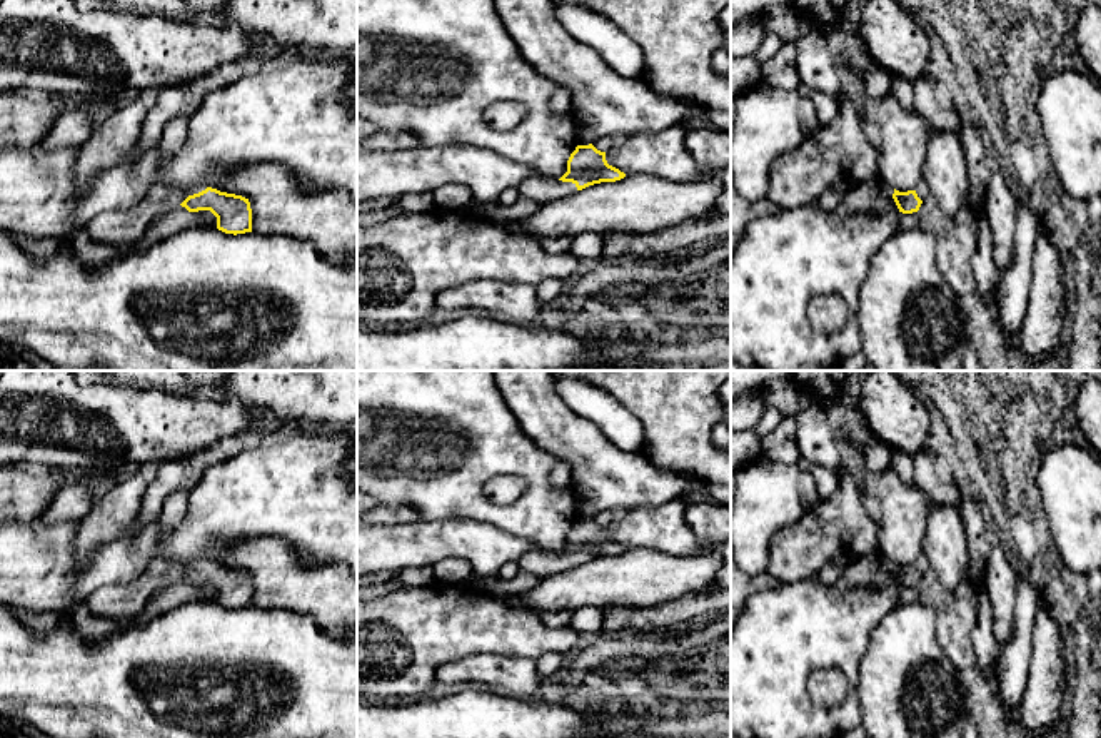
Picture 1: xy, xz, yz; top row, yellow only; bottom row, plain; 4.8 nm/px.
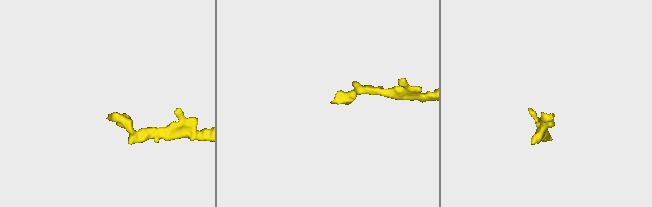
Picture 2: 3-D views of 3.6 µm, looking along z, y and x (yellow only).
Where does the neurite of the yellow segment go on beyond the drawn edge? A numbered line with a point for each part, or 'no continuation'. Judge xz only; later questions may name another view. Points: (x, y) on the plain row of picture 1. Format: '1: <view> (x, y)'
1: xz (541, 563)

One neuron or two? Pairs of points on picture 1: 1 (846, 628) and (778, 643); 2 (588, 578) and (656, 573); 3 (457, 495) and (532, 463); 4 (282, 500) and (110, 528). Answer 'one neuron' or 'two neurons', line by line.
1: one neuron
2: one neuron
3: one neuron
4: two neurons

